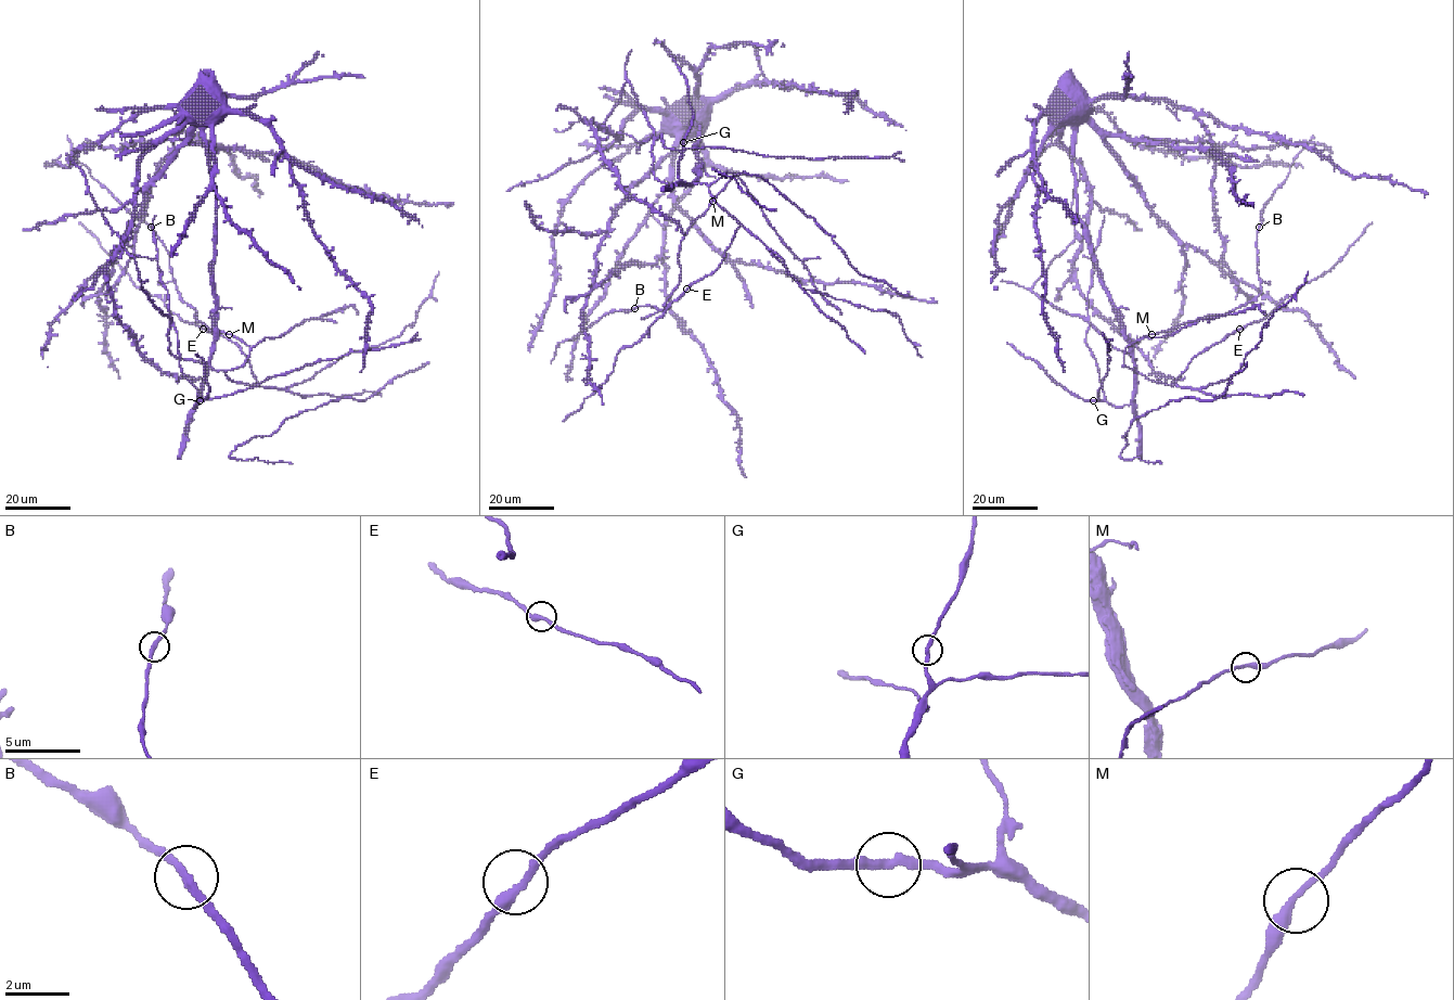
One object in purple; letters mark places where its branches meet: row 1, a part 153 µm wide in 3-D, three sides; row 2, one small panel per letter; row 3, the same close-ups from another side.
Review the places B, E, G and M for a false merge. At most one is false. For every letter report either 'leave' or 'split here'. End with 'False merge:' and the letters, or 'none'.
B: leave
E: leave
G: leave
M: leave
False merge: none

